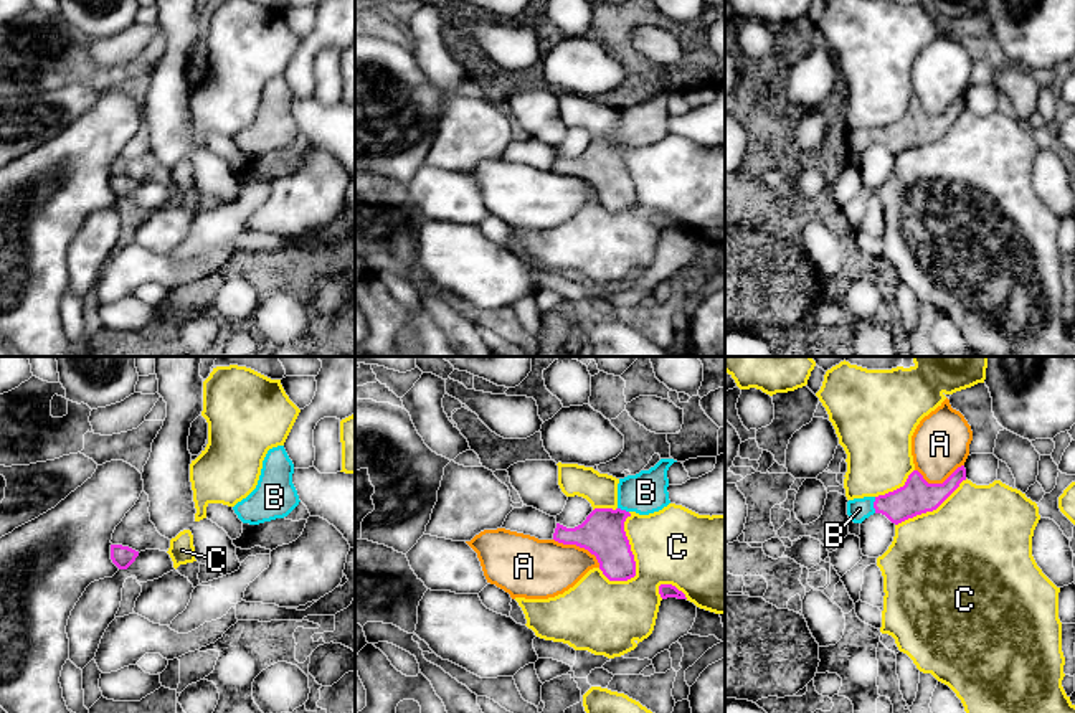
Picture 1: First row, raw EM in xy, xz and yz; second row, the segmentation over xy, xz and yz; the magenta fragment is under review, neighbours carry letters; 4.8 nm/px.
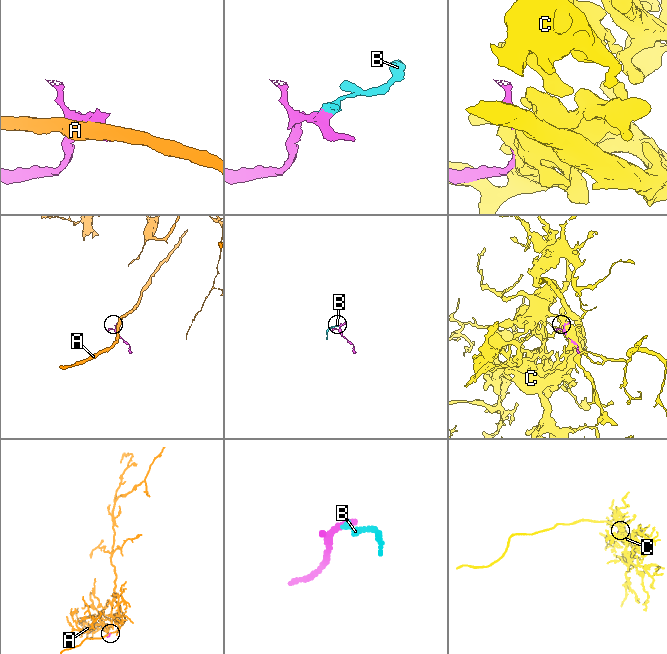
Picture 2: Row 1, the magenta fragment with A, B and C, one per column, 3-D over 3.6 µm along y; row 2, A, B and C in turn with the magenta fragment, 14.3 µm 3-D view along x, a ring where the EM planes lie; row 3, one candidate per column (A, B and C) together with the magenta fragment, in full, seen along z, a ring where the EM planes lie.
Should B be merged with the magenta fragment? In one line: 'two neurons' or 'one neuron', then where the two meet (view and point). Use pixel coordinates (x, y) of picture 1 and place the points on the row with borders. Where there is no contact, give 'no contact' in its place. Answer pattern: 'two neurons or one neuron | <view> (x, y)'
one neuron | yz (874, 505)

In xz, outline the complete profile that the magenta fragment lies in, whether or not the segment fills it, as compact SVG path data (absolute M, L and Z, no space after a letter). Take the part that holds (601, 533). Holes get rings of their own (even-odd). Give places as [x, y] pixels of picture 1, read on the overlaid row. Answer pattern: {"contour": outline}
{"contour": "M661 459L649 470L619 479L618 508L594 508L586 520L566 528L556 523L553 540L563 545L576 545L596 556L599 569L609 581L627 581L636 576L636 561L624 522L632 512L649 515L662 510L669 500L669 467L674 459Z"}

